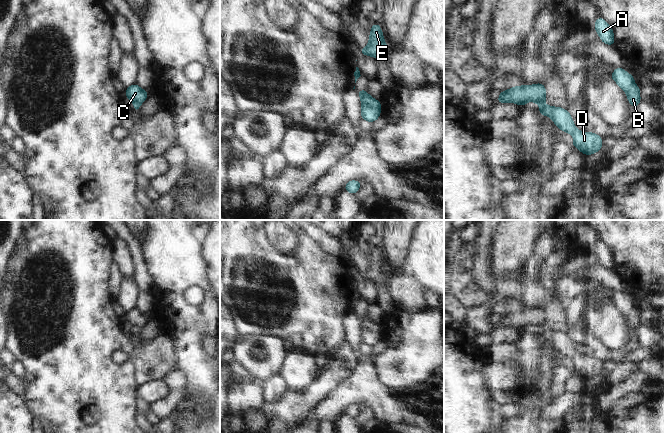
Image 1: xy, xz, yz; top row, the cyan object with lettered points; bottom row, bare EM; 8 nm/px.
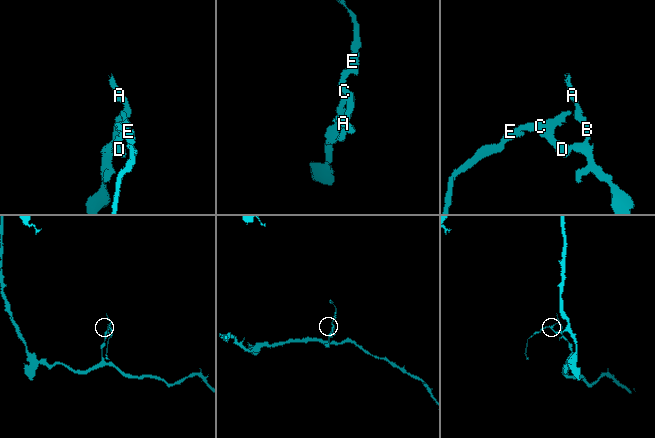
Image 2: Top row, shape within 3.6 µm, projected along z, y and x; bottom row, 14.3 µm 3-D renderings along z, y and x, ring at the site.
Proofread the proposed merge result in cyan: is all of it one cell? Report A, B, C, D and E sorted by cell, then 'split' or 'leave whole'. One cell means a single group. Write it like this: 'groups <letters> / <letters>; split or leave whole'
groups A B D / C E; split

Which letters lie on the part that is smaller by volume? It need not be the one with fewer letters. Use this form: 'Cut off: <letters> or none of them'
Cut off: C, E

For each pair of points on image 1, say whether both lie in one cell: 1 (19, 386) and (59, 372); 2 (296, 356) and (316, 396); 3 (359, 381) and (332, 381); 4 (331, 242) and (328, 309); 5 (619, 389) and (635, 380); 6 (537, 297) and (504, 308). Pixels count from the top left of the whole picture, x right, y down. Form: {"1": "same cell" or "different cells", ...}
{"1": "different cells", "2": "different cells", "3": "different cells", "4": "different cells", "5": "same cell", "6": "different cells"}

